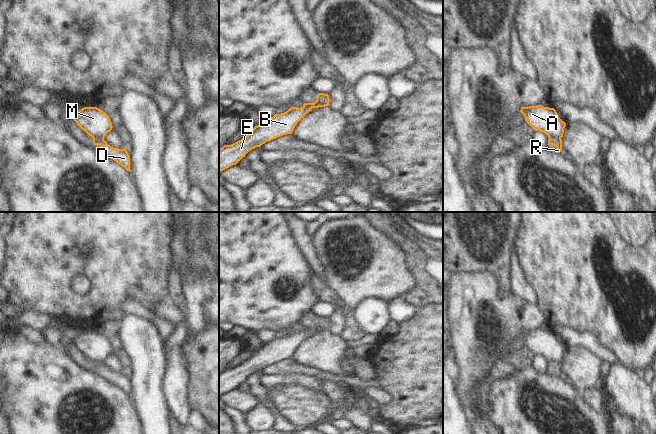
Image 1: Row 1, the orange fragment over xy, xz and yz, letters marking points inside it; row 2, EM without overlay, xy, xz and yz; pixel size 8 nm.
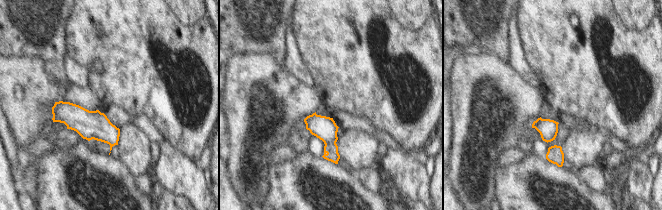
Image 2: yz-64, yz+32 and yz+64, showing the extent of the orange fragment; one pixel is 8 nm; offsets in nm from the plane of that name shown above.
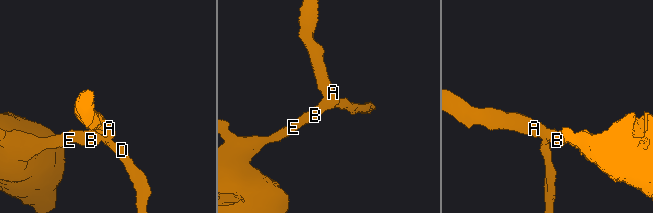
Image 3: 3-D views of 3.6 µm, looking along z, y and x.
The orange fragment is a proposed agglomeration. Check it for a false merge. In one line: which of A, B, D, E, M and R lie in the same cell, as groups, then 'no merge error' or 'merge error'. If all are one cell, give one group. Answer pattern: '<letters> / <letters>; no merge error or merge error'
A B E M / D R; merge error

